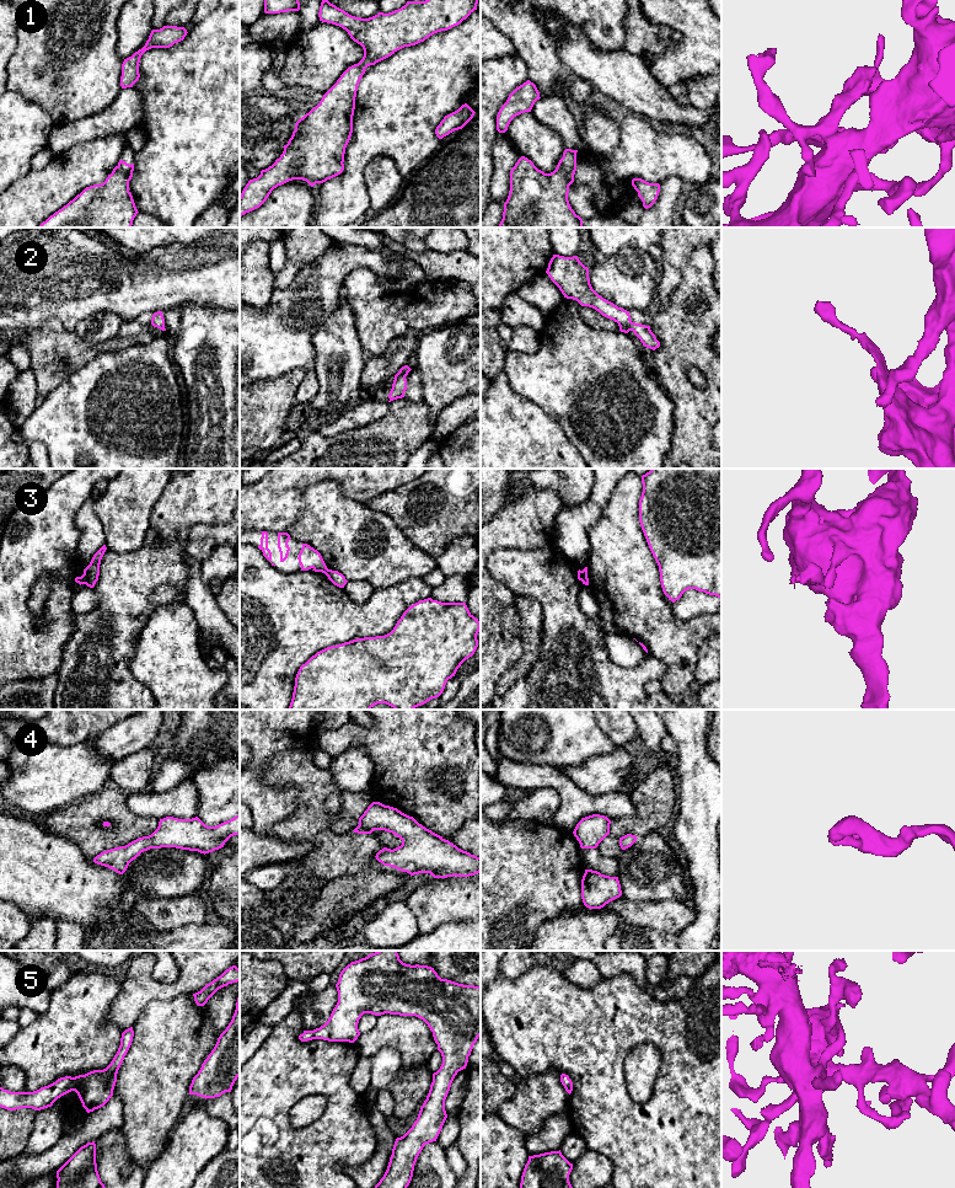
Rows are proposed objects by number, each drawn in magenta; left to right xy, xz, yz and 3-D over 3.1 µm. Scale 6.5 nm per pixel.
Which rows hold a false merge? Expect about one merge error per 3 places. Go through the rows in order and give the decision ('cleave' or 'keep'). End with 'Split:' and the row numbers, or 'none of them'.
1: keep
2: keep
3: cleave
4: keep
5: keep
Split: 3

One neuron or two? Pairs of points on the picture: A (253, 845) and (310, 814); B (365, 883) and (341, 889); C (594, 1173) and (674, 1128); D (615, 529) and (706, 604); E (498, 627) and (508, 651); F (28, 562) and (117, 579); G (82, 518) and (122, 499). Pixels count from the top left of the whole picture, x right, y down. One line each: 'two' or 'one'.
A: two
B: one
C: two
D: two
E: one
F: two
G: two

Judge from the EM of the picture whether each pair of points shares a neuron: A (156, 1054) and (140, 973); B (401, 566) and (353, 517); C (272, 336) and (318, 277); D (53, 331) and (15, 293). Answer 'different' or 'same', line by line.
A: different
B: same
C: same
D: different

